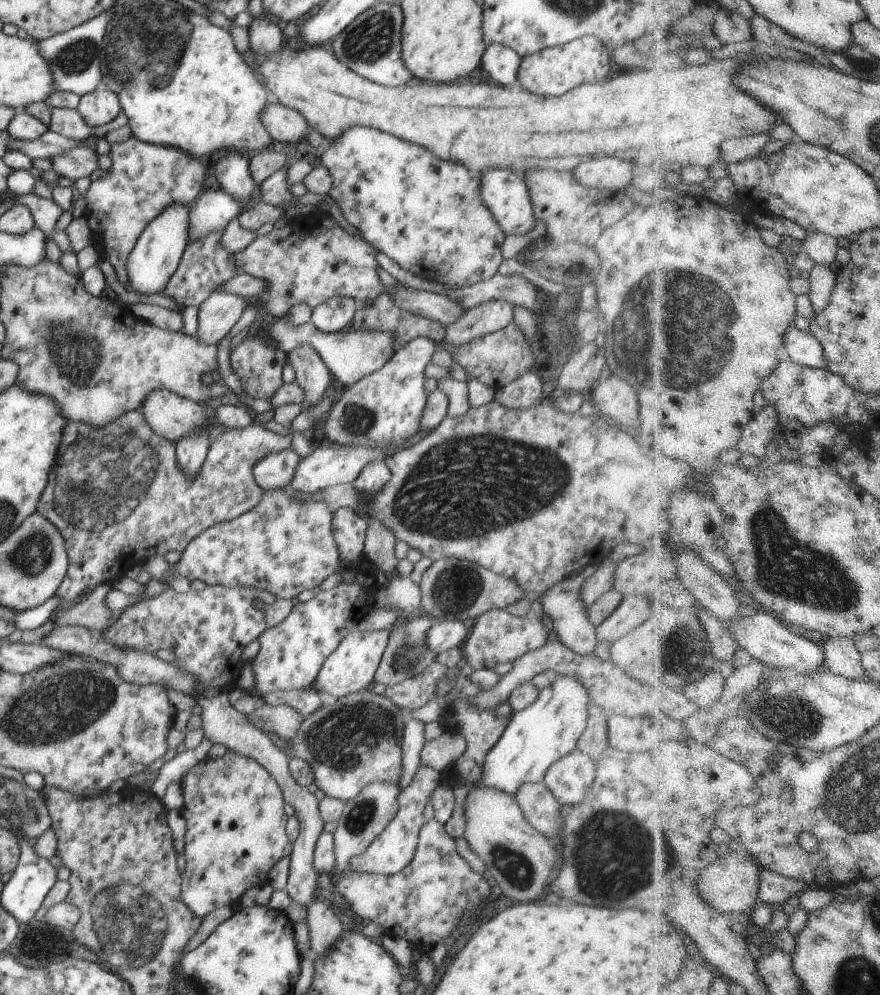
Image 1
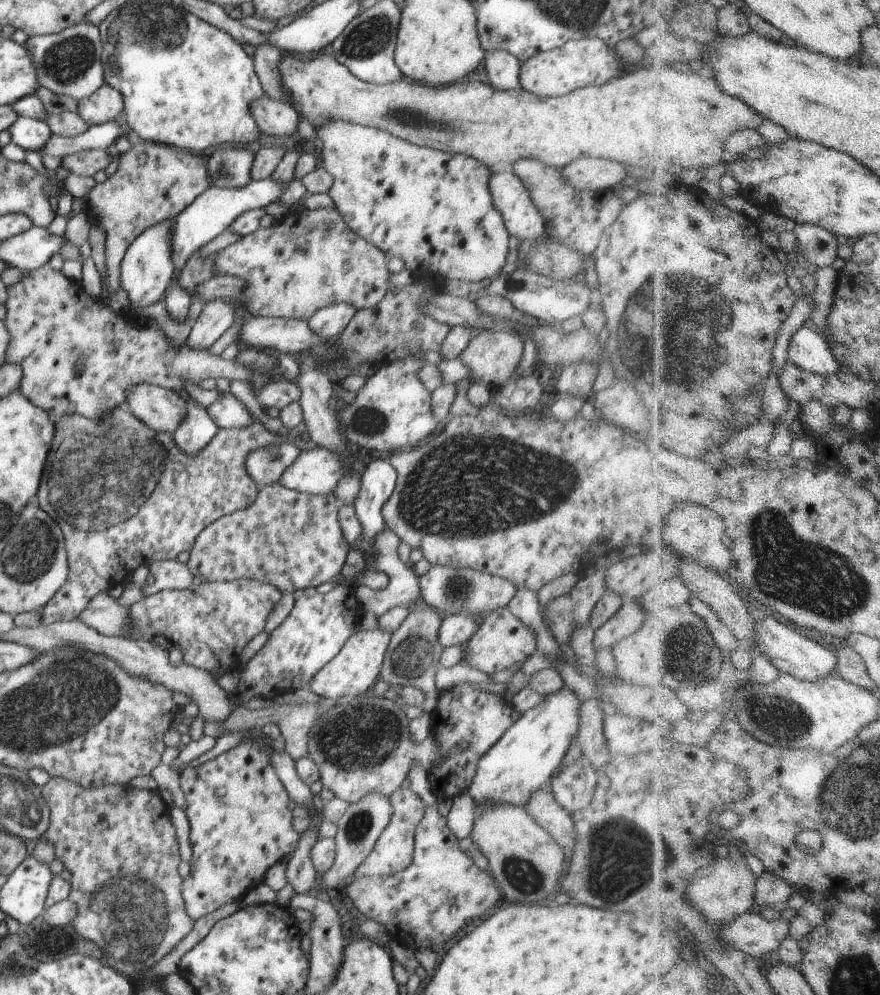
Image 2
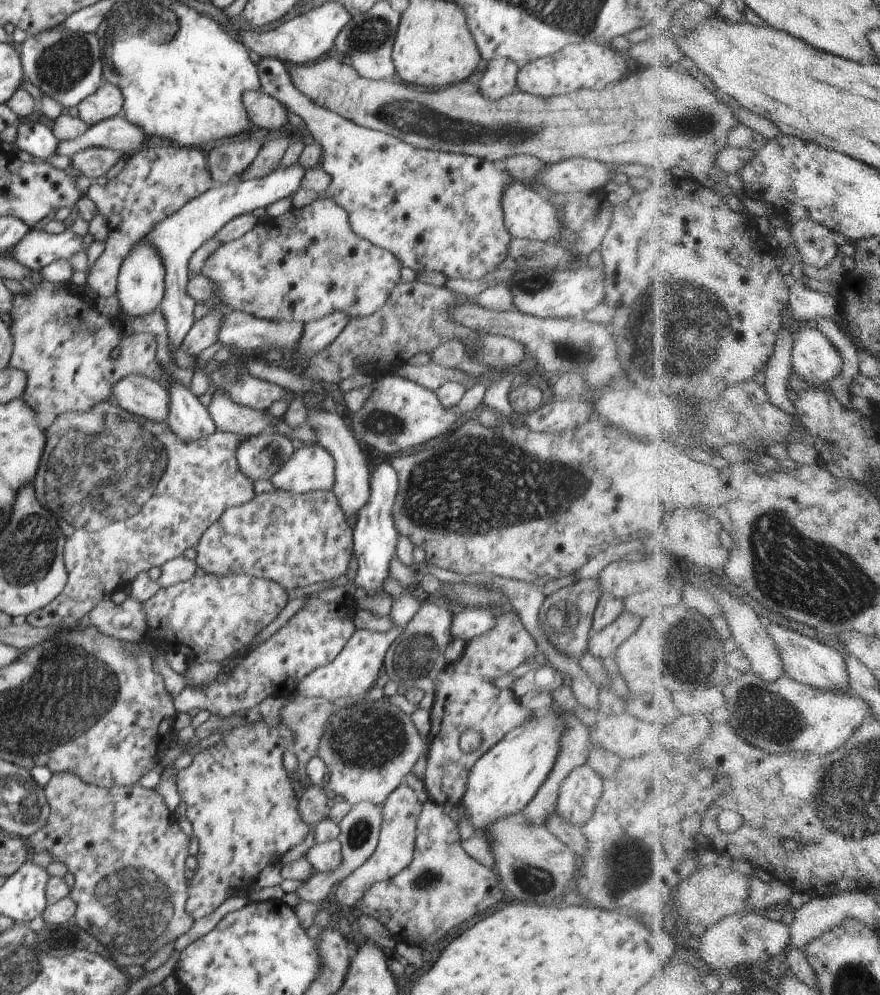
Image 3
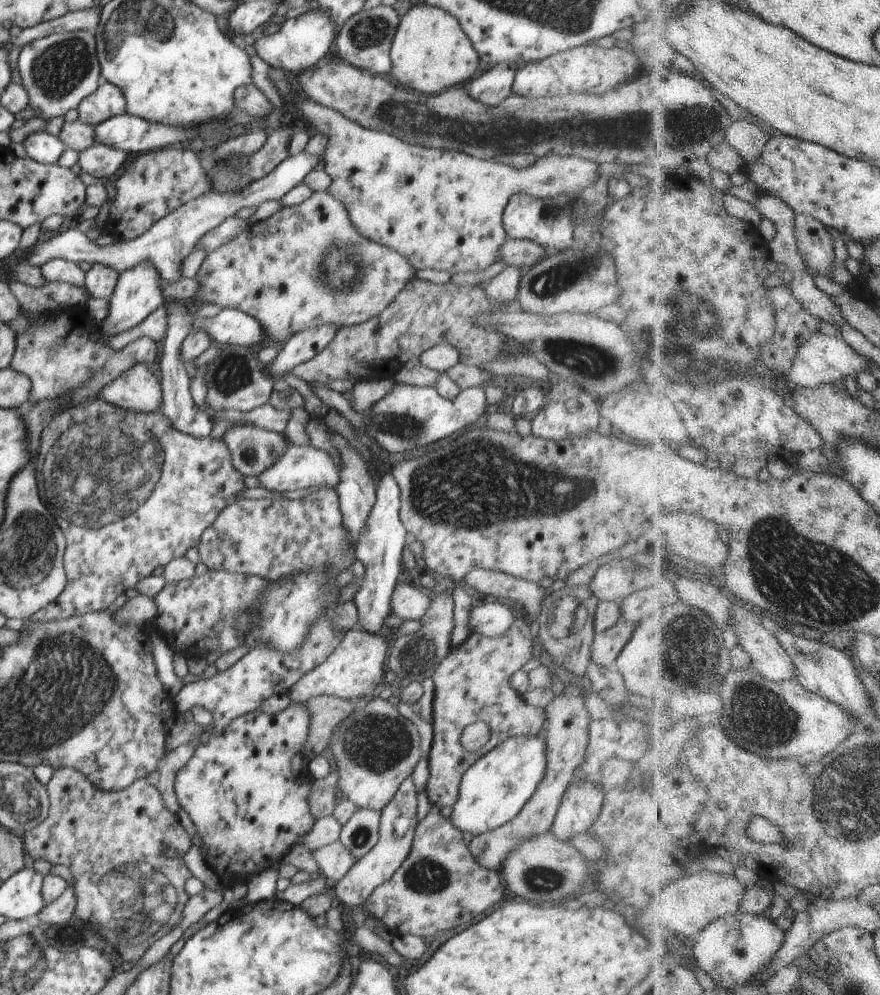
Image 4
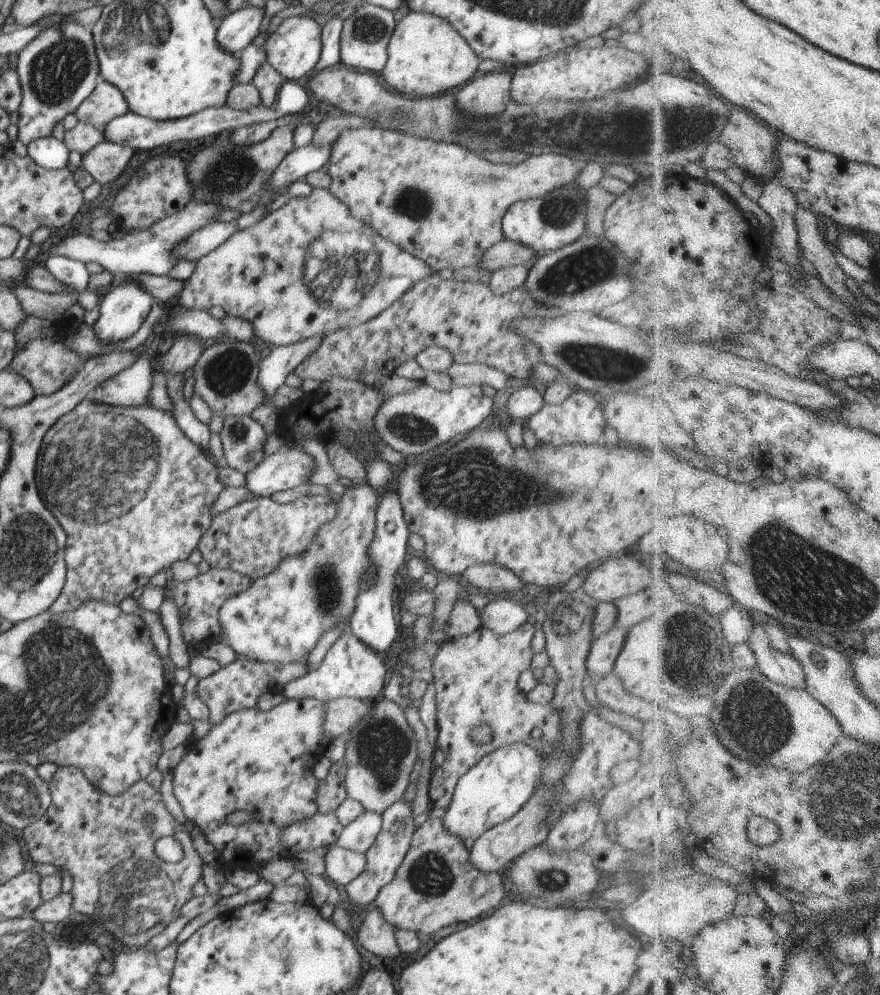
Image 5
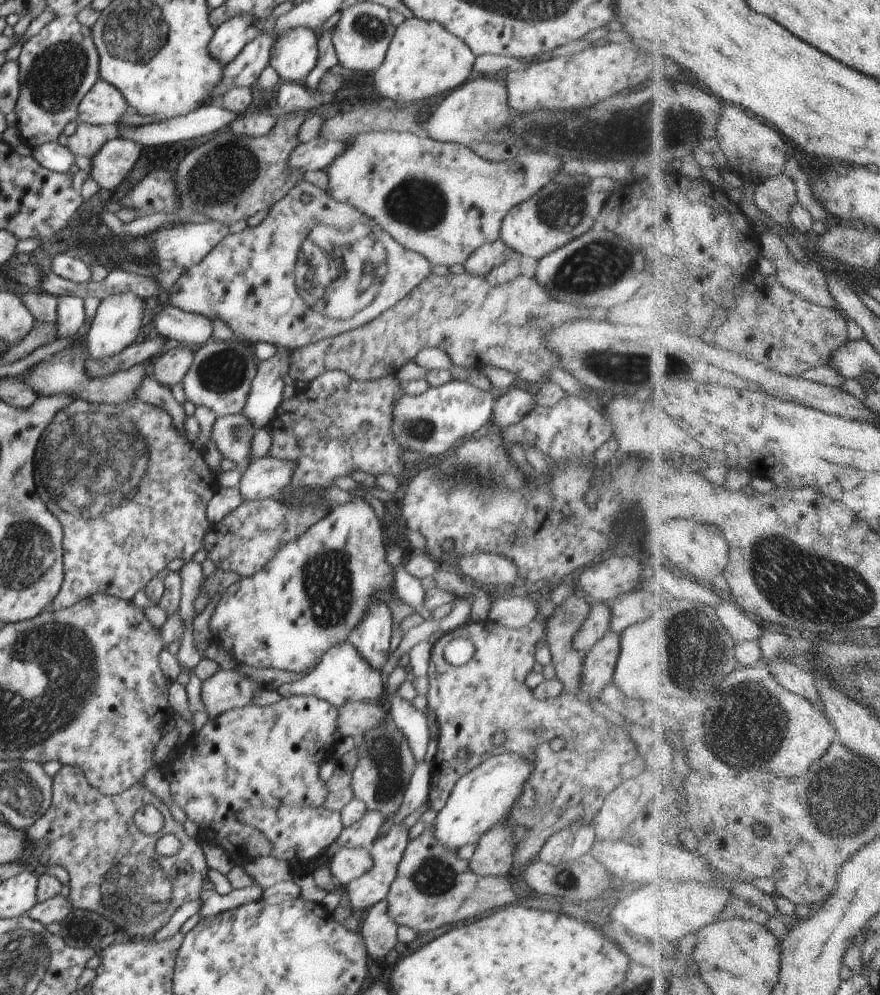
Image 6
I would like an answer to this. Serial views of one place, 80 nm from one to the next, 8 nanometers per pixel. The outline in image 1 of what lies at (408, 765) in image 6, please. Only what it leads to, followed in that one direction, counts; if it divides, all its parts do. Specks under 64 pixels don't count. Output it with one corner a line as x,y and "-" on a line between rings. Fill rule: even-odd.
370,689
358,694
336,699
334,704
322,705
300,723
293,739
276,740
288,758
302,758
311,766
320,796
329,796
347,801
354,798
371,782
393,782
398,784
403,770
401,708
385,695
376,695
-
445,730
438,738
425,743
420,753
421,763
440,773
466,752
465,747
464,737

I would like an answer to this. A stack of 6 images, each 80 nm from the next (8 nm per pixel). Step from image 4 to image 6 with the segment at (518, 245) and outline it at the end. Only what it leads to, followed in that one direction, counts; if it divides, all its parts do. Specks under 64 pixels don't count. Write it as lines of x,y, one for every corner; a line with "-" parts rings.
498,239
493,243
483,244
479,249
476,249
465,262
466,272
472,276
485,277
497,266
505,263
507,260
519,258
513,248
510,248
504,241

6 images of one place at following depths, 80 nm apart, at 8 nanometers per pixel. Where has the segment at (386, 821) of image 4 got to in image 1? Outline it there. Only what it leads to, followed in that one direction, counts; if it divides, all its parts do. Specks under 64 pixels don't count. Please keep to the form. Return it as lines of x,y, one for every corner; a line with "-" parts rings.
425,764
418,765
411,783
399,792
399,809
390,824
358,856
353,856
349,868
357,873
393,875
400,872
414,856
419,832
424,824
424,808
431,800
433,790
440,784
441,774

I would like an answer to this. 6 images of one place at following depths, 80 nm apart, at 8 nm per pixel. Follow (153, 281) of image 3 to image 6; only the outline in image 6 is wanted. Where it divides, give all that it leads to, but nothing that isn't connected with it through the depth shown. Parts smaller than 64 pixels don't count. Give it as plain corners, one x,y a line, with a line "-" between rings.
132,292
109,295
102,300
91,322
90,330
86,334
86,354
92,356
94,360
106,360
106,358
118,356
124,348
134,344
140,334
140,329
148,321
145,306
145,300

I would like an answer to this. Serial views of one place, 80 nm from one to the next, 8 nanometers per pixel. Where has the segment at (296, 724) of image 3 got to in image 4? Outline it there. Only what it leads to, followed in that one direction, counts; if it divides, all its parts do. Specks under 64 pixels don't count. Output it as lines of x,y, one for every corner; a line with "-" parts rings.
328,695
309,698
304,704
310,717
307,739
301,750
306,765
325,751
332,731
339,722
355,711
359,704

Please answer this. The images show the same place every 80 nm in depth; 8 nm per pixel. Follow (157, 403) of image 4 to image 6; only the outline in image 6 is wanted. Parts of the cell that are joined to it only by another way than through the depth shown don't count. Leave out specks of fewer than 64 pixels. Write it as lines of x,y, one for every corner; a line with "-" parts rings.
86,322
80,328
80,331
75,335
73,346
65,348
57,352
50,360
42,360
30,369
30,372
25,372
21,375
22,382
28,384
30,388
39,397
56,396
56,394
70,394
78,400
84,400
90,403
97,404
118,404
118,402
128,402
128,400
136,399
136,392
142,386
142,380
147,375
143,364
132,366
129,370
120,370
114,372
111,378
90,378
86,368
84,368
84,351
82,350
82,342
84,336
90,330
91,322

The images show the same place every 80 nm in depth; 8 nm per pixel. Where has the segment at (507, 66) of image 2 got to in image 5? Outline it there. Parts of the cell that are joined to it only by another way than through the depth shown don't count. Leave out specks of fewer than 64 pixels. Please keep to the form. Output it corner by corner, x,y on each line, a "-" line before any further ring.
500,69
472,78
455,94
457,107
479,119
500,116
511,98
512,69

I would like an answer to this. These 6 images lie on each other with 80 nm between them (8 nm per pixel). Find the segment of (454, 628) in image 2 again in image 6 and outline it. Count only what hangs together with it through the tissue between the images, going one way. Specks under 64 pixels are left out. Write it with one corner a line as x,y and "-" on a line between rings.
500,597
491,602
486,620
501,627
519,629
536,617
539,617
538,605
530,597

